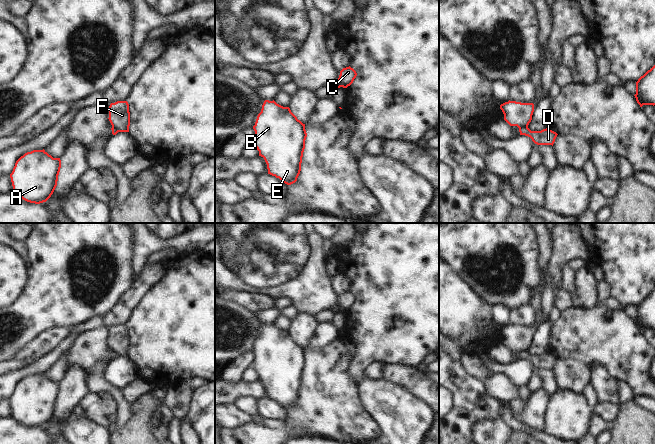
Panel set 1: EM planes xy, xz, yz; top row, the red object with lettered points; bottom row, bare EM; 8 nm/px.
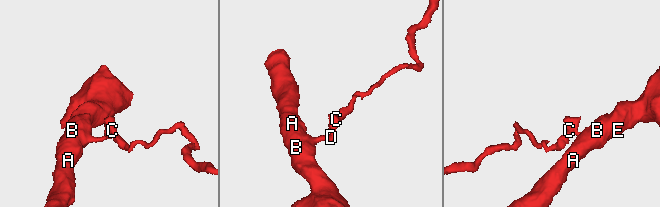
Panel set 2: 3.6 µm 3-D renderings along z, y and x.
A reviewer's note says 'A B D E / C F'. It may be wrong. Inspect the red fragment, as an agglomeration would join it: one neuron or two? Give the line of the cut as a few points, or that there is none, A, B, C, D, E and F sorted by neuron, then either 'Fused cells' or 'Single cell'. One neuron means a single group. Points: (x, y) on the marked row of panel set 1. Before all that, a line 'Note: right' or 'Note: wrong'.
Note: right
Split along yz (527, 126), (522, 126), (519, 129). Groups: A B D E / C F. Fused cells

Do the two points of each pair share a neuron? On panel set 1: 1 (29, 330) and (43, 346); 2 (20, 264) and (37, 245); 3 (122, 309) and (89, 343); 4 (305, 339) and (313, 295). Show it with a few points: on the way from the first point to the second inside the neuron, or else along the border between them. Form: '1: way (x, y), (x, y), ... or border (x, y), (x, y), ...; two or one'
1: border (57, 327), (51, 327), (44, 331), (18, 353); two
2: border (24, 254), (28, 262); two
3: border (107, 326), (101, 326), (82, 333); two
4: border (300, 311), (314, 315); two

